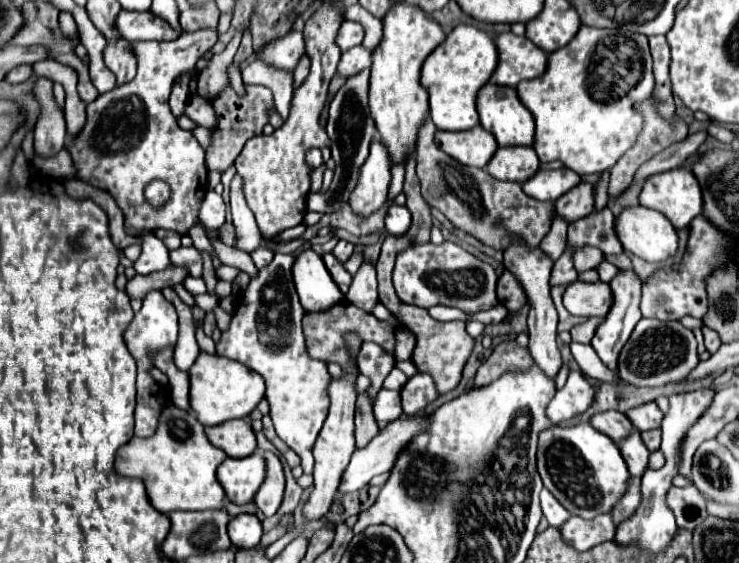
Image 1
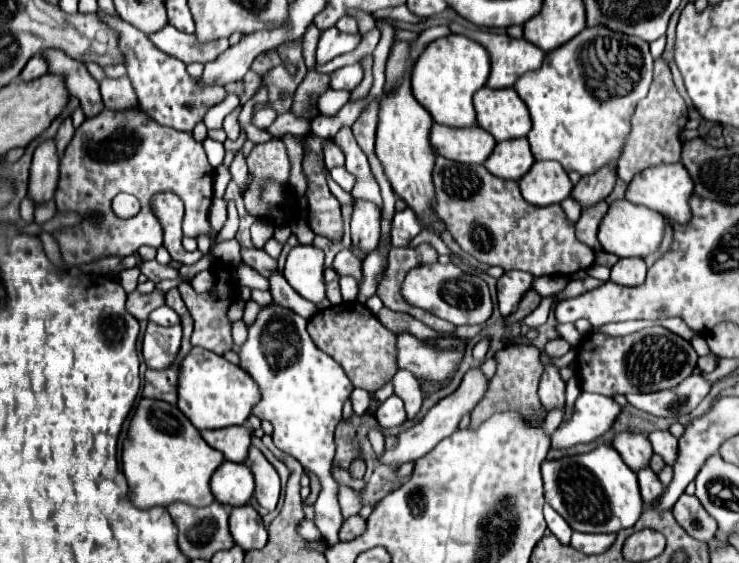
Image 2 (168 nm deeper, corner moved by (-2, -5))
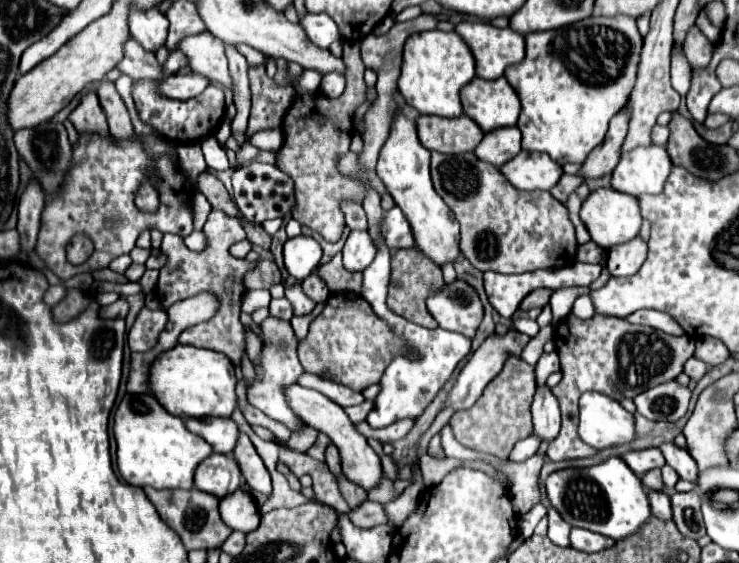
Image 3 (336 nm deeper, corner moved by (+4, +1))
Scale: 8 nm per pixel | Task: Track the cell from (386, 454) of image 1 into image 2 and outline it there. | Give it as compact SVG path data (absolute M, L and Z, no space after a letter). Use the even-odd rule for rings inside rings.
M470 368L470 370L464 374L458 390L452 392L450 396L442 398L434 408L430 408L430 412L424 416L422 422L418 422L416 426L404 430L404 432L398 436L398 446L396 446L394 450L386 450L384 456L380 456L380 462L382 462L382 464L396 464L396 466L400 466L400 464L404 464L404 462L418 460L420 456L424 456L424 454L426 454L428 450L432 450L440 440L444 440L446 436L450 436L450 434L458 428L458 422L462 420L464 414L470 414L470 412L476 408L476 404L484 398L484 394L486 394L486 390L488 390L488 382L490 382L490 380L484 376L484 372L482 372L480 368Z

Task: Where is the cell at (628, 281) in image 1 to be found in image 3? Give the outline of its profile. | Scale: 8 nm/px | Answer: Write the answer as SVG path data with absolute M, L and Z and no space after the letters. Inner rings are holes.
M638 236L608 250L608 272L612 276L634 276L646 260L646 242Z

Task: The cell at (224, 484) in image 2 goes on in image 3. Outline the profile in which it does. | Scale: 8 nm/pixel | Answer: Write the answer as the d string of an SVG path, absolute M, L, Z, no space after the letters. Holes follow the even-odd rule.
M212 454L198 466L198 474L194 474L194 486L202 492L208 492L216 498L224 498L236 492L242 484L240 468L232 454Z

